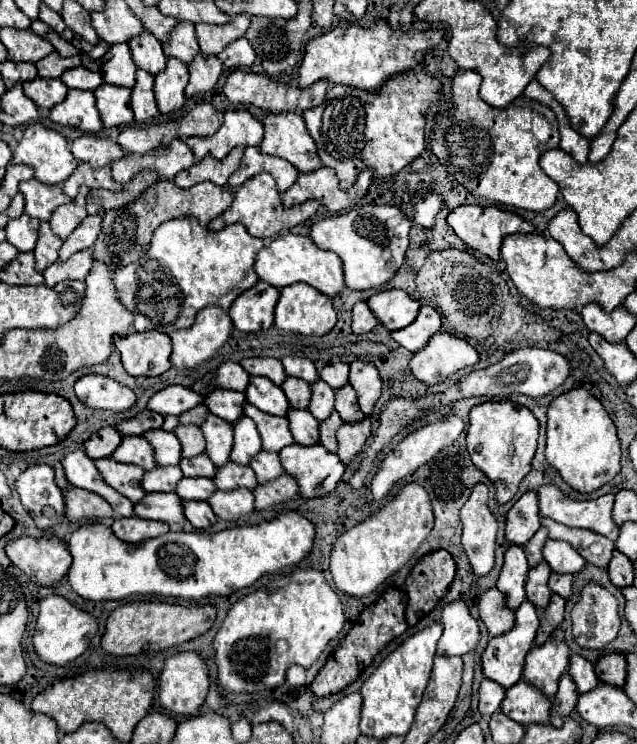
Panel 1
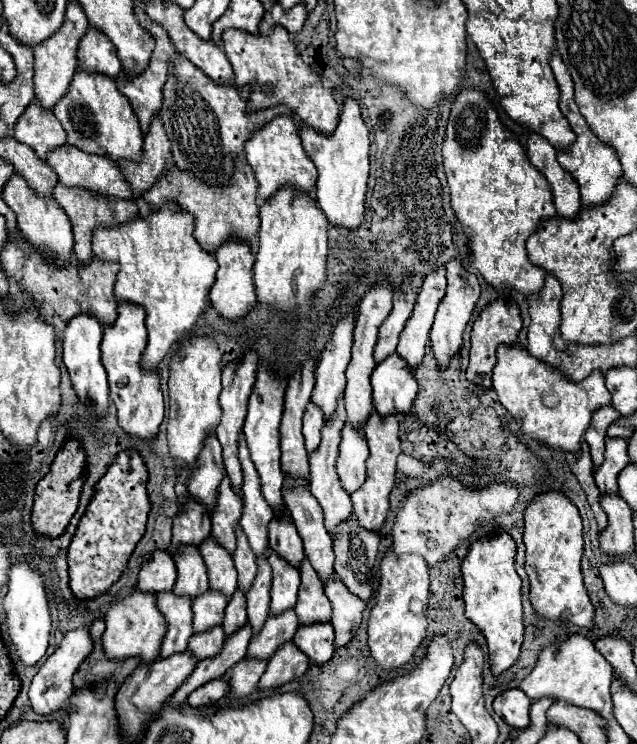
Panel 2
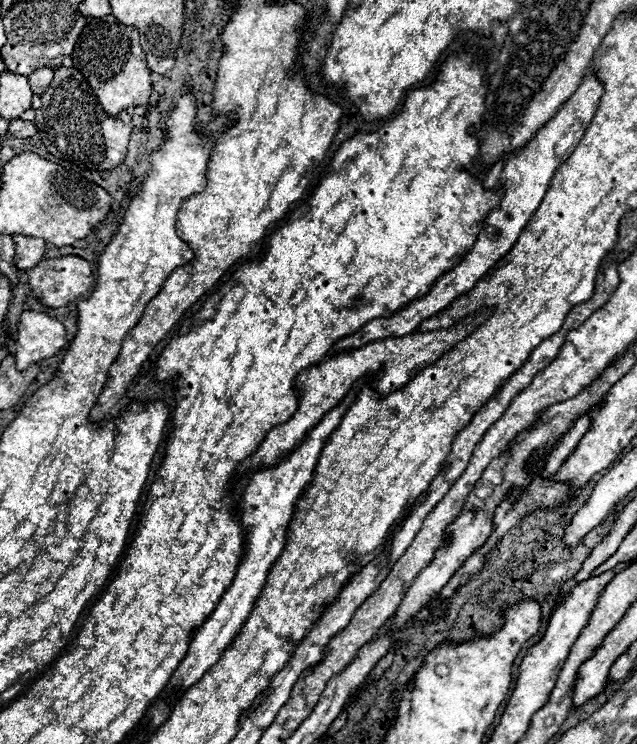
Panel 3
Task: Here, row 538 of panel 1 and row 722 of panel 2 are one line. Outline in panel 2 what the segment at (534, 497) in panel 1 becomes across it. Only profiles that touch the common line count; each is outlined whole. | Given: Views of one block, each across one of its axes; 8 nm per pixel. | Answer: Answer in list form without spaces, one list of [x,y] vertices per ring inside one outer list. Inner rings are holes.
[[[512,688],[512,690],[506,690],[502,694],[498,694],[494,698],[494,712],[498,716],[504,718],[506,724],[510,724],[512,728],[526,728],[528,722],[530,722],[530,716],[528,716],[528,710],[530,710],[530,698],[526,698],[526,694],[518,688]]]

